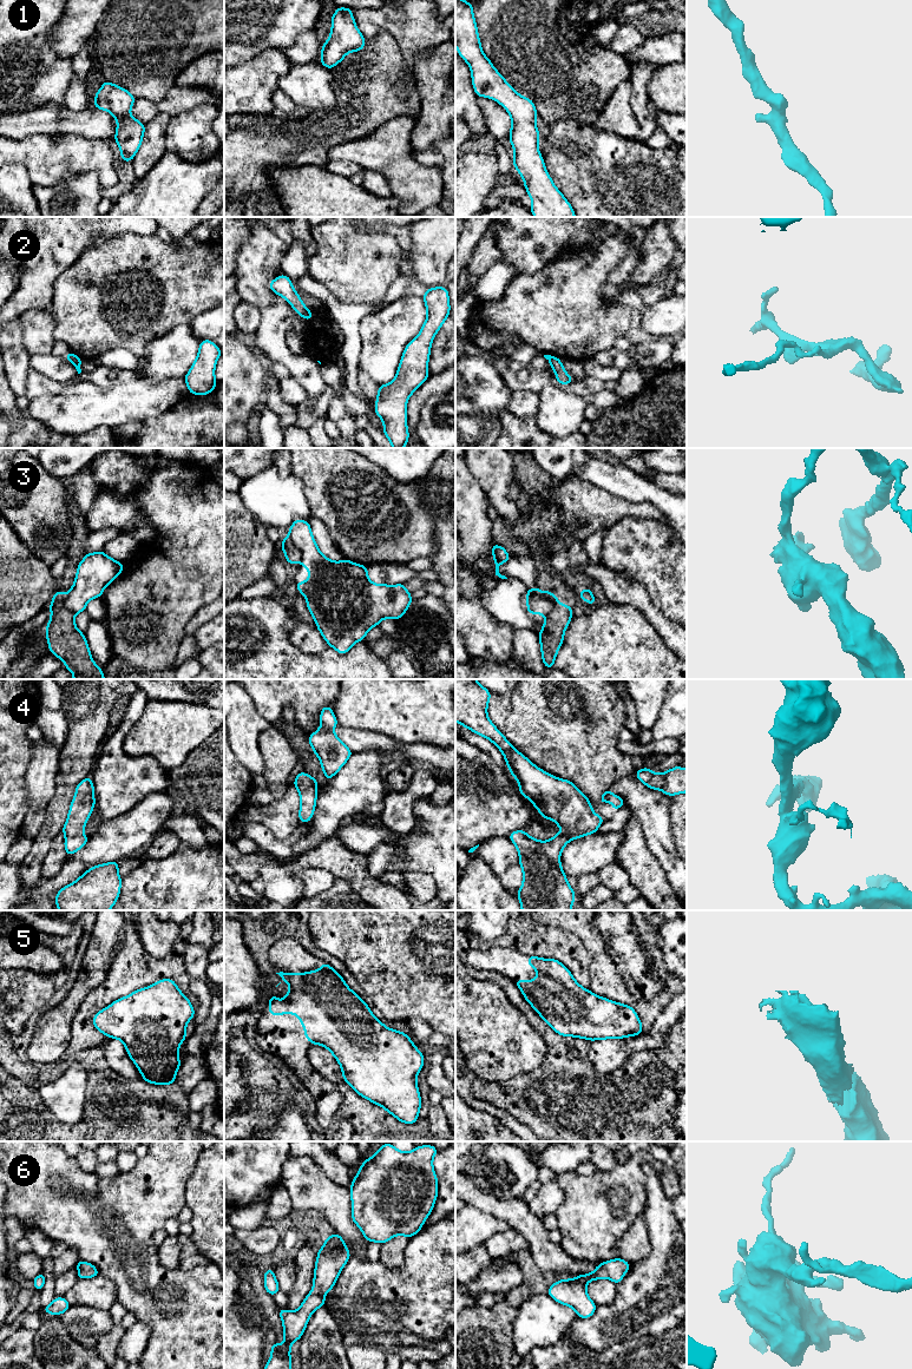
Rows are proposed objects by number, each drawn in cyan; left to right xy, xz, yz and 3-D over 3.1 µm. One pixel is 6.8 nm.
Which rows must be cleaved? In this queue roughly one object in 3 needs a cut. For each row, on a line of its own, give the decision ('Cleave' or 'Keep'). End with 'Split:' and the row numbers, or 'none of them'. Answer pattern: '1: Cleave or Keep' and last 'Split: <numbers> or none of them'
1: Keep
2: Cleave
3: Cleave
4: Keep
5: Keep
6: Keep
Split: 2, 3

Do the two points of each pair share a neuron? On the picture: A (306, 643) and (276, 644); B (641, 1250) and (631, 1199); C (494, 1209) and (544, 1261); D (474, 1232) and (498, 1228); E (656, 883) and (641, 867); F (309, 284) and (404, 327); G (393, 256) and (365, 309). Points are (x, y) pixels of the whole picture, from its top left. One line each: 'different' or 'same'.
A: different
B: different
C: same
D: same
E: same
F: different
G: different

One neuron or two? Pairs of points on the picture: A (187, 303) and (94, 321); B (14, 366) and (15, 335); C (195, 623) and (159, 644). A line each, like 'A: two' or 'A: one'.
A: one
B: one
C: two

